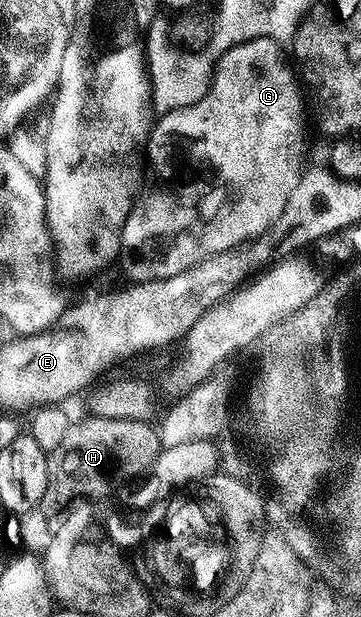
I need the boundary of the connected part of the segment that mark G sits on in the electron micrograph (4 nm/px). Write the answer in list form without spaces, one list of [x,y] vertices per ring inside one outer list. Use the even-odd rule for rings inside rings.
[[[261,37],[227,49],[216,59],[209,88],[197,102],[156,117],[155,123],[149,129],[149,139],[143,145],[143,179],[139,185],[139,195],[127,214],[127,222],[123,222],[121,246],[115,252],[118,262],[121,263],[121,272],[127,278],[126,281],[145,283],[148,280],[171,278],[172,275],[186,270],[189,266],[195,266],[212,255],[242,247],[267,233],[284,212],[287,198],[290,197],[291,190],[295,189],[295,184],[299,182],[303,173],[301,163],[305,160],[305,116],[301,113],[301,92],[297,89],[298,77],[295,72],[293,77],[281,48],[282,45],[278,41],[270,37]]]

